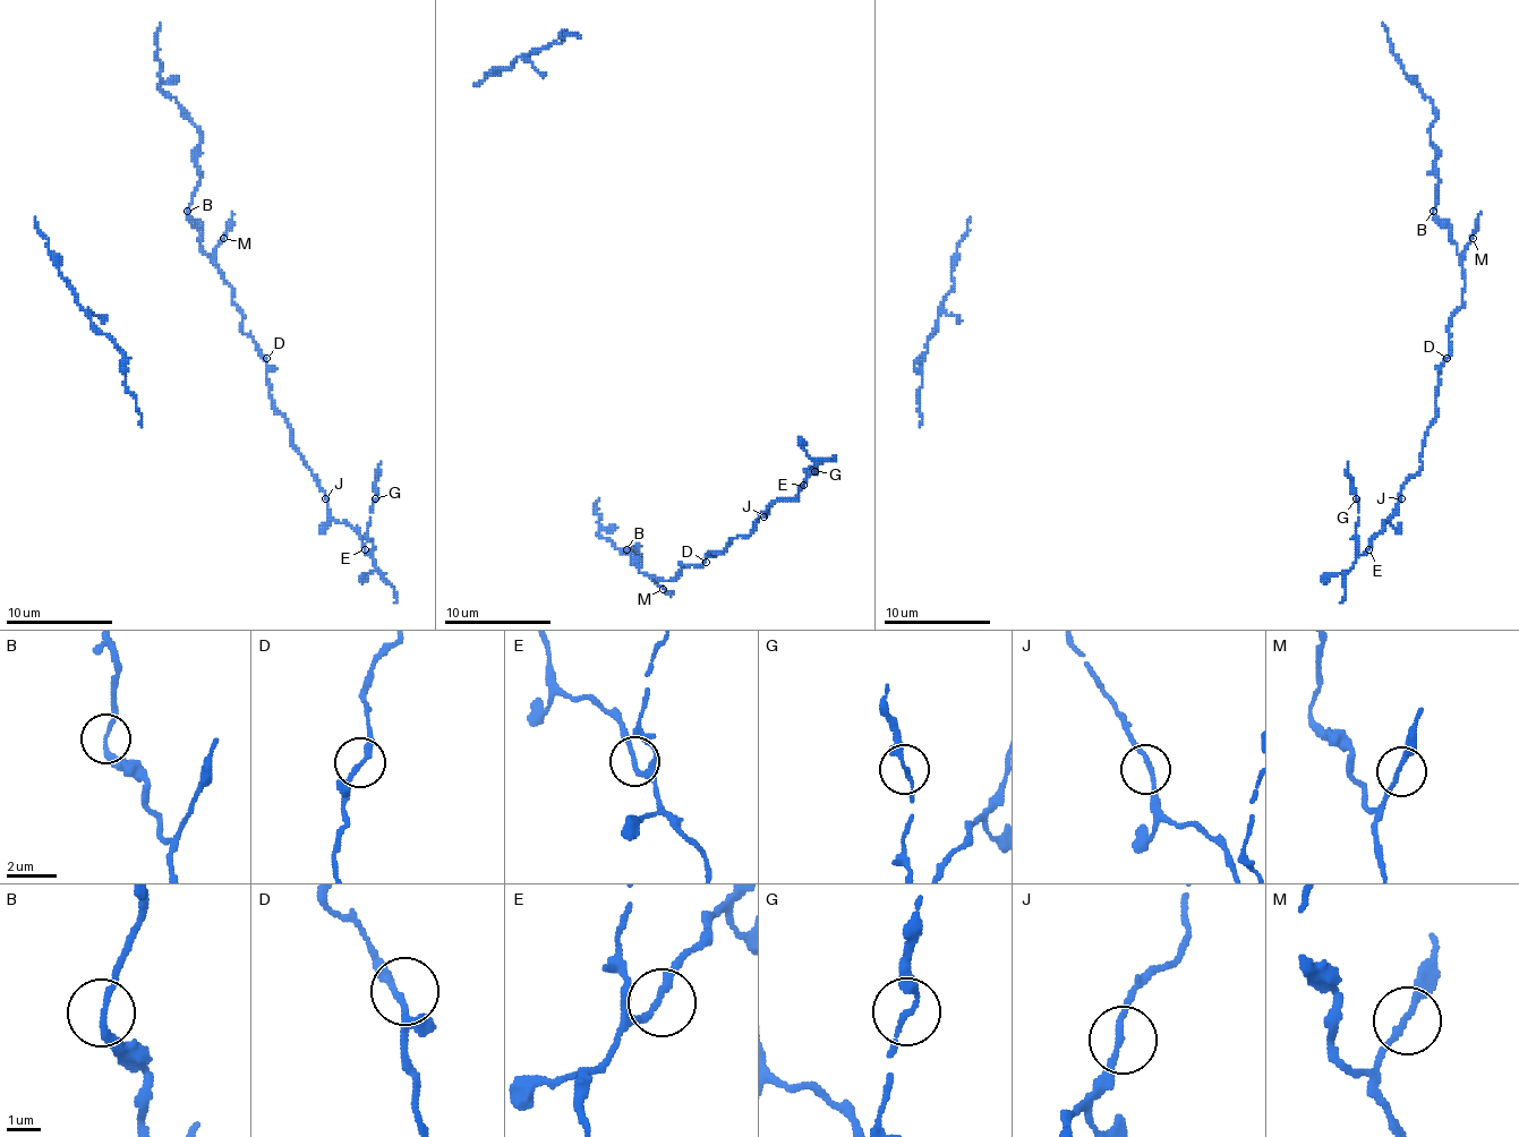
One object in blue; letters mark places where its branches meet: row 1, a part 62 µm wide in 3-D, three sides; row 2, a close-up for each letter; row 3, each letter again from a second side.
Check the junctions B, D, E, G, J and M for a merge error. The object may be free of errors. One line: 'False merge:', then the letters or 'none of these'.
False merge: none of these

